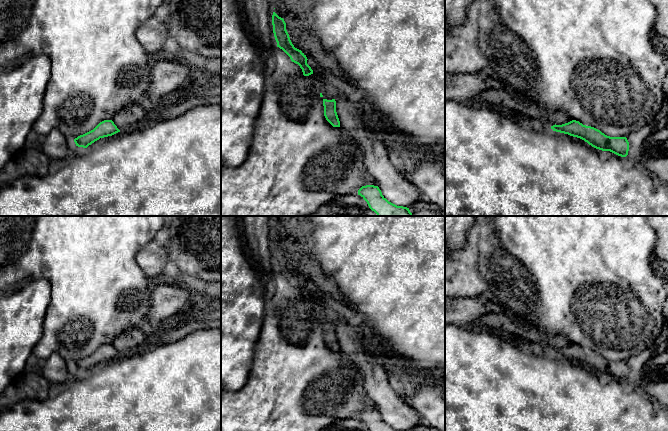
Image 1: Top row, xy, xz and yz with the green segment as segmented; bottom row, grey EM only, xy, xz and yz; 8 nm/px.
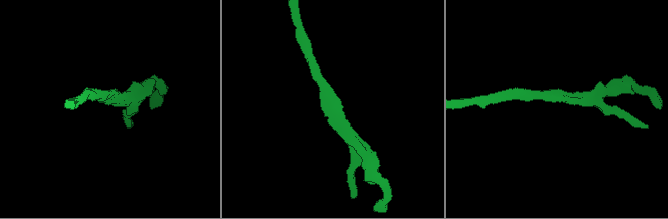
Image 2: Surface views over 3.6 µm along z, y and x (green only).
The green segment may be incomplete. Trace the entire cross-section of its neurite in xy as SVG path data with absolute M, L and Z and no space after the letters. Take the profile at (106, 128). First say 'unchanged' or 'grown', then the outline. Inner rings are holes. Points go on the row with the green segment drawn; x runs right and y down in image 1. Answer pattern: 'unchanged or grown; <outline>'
unchanged; M104 120L100 122L93 130L75 138L74 142L78 147L87 148L100 138L112 136L118 132L120 132L120 130L112 120Z

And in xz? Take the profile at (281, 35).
unchanged; M275 12L272 15L272 25L277 47L282 49L291 59L292 62L298 64L302 69L304 76L313 74L313 70L307 64L306 55L292 44L289 34L286 30L286 23L283 18L279 17Z

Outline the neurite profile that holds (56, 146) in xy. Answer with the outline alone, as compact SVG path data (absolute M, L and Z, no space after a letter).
M53 129L44 138L42 151L51 161L66 161L71 155L71 140L67 139L60 130Z

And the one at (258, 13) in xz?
M241 0L246 19L250 24L250 36L265 58L270 56L277 47L273 33L272 0Z

